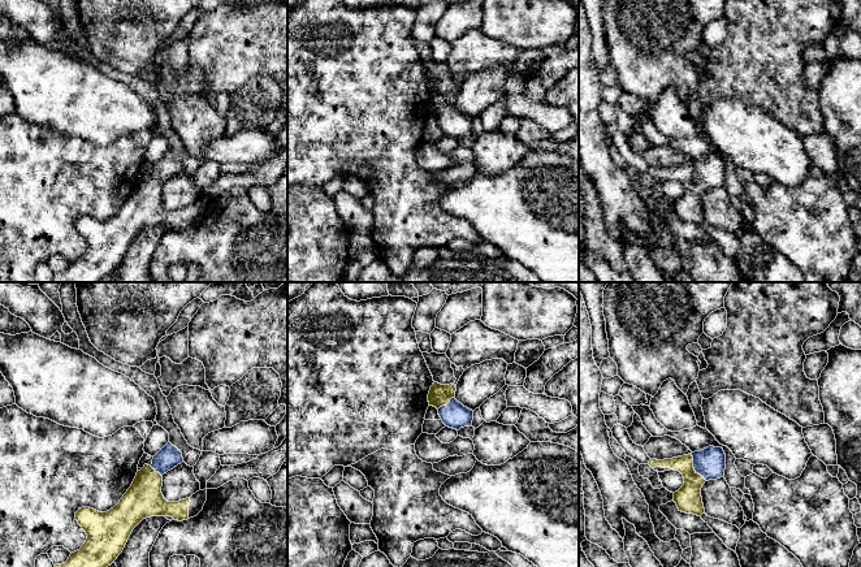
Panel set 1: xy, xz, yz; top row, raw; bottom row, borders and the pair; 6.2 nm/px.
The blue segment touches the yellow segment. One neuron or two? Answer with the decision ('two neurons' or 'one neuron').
one neuron

